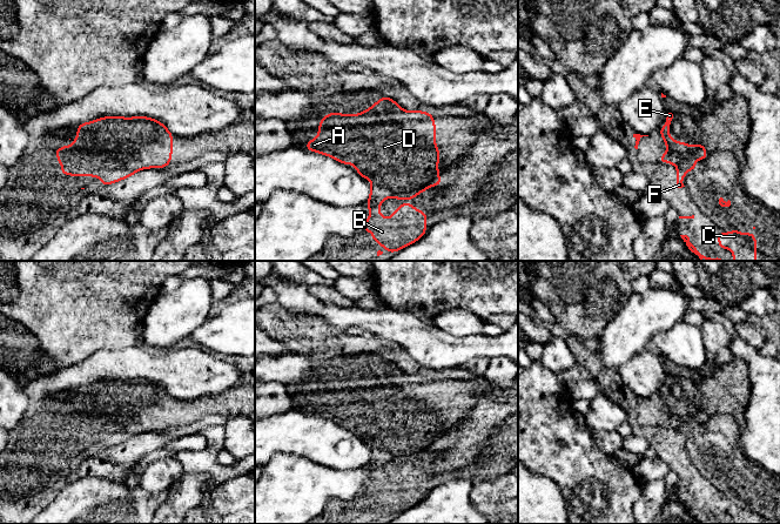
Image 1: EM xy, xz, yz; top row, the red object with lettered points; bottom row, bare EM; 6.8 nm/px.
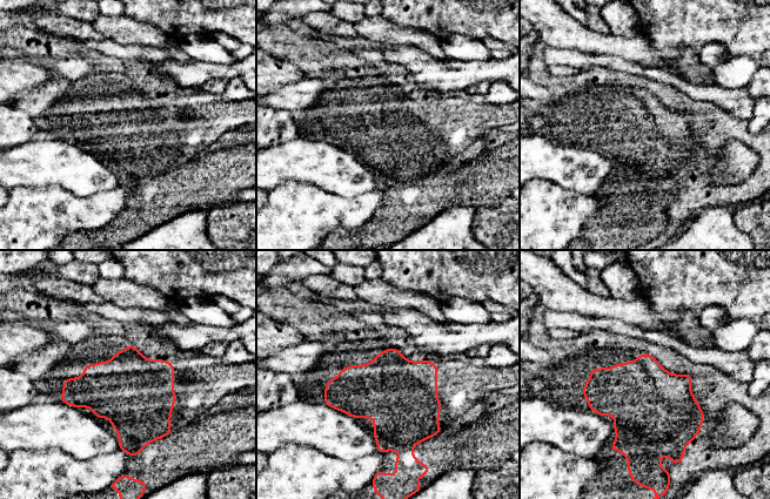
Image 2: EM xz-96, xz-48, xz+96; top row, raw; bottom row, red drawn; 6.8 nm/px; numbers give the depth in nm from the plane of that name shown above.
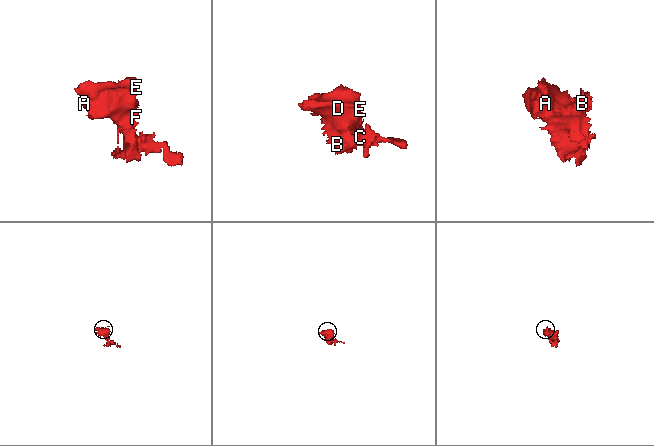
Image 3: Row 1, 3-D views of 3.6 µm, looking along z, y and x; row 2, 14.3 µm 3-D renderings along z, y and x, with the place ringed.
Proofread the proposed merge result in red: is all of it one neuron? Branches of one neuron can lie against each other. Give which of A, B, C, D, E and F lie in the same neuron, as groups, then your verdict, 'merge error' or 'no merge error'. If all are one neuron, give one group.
A B C D E F | no merge error

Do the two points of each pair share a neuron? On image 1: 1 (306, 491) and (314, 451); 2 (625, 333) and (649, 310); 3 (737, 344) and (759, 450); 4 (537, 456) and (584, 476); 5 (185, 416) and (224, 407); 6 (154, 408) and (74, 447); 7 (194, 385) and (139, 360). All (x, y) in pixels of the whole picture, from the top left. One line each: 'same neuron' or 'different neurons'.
1: different neurons
2: same neuron
3: same neuron
4: same neuron
5: same neuron
6: same neuron
7: same neuron

